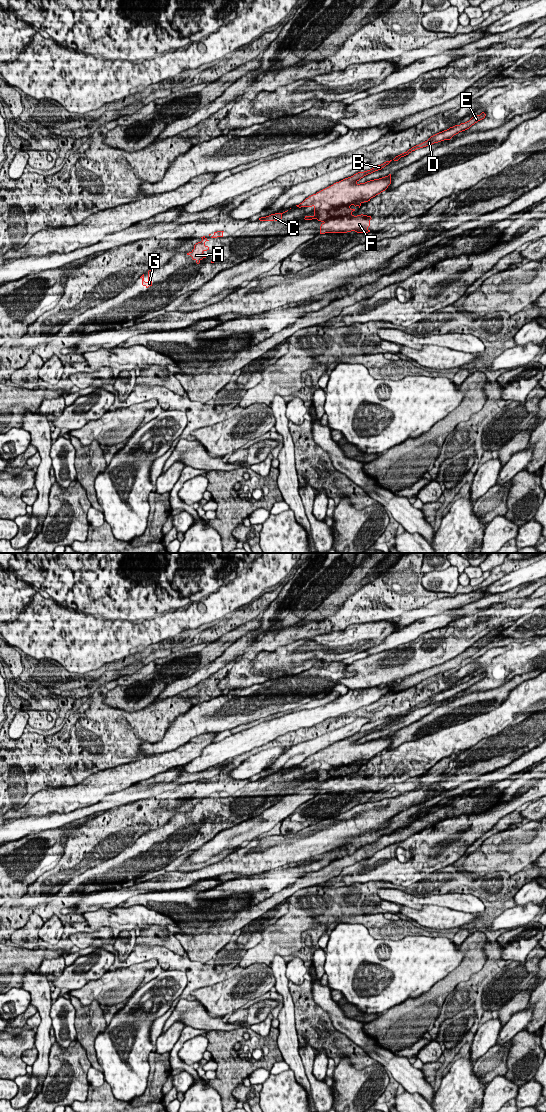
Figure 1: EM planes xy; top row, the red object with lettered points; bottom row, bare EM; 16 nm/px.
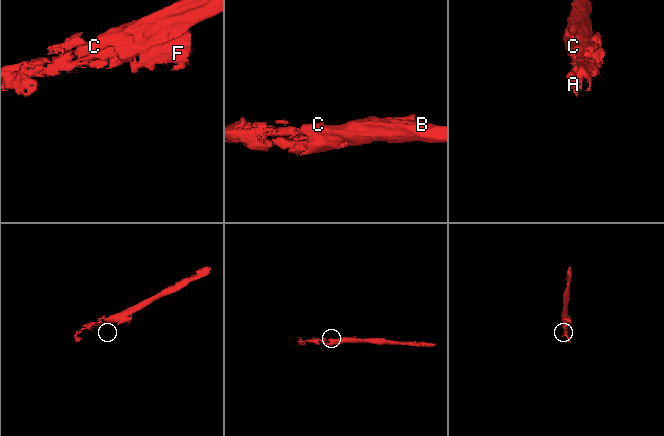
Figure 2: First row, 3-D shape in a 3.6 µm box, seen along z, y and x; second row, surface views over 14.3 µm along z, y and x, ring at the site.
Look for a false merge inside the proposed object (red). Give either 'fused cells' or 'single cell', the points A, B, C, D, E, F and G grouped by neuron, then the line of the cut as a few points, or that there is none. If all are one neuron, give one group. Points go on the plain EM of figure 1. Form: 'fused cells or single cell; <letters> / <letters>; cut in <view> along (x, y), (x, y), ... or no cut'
fused cells; A B C D E G / F; cut in xy along (351, 773), (345, 776), (333, 776), (324, 782)

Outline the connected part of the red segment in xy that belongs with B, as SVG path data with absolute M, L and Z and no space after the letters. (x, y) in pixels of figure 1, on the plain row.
M386 721L374 728L358 732L351 737L345 738L333 745L306 758L297 767L314 767L313 776L305 776L305 780L317 779L325 782L330 778L346 776L352 774L354 765L360 768L361 764L370 761L371 758L385 751L391 744L391 734L388 736L358 744L357 742L364 736L381 730L390 721Z

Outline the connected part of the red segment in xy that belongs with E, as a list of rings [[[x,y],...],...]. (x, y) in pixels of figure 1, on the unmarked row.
[[[482,672],[480,675],[473,676],[469,681],[467,681],[465,683],[461,683],[460,685],[455,685],[453,687],[450,687],[447,690],[439,692],[439,693],[431,696],[427,701],[412,707],[407,712],[404,712],[404,713],[396,716],[393,720],[398,721],[401,717],[408,715],[412,711],[415,711],[417,709],[420,709],[420,708],[426,707],[428,705],[432,705],[434,703],[444,701],[444,700],[450,700],[454,695],[458,694],[459,692],[469,689],[472,685],[474,685],[478,681],[484,679],[485,676],[486,676],[486,674],[484,672]]]

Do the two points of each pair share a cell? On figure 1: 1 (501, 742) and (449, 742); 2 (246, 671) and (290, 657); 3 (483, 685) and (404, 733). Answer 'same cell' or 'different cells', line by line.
1: different cells
2: same cell
3: different cells

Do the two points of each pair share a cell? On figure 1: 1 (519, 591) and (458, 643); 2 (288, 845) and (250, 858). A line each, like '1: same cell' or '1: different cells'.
1: different cells
2: same cell

